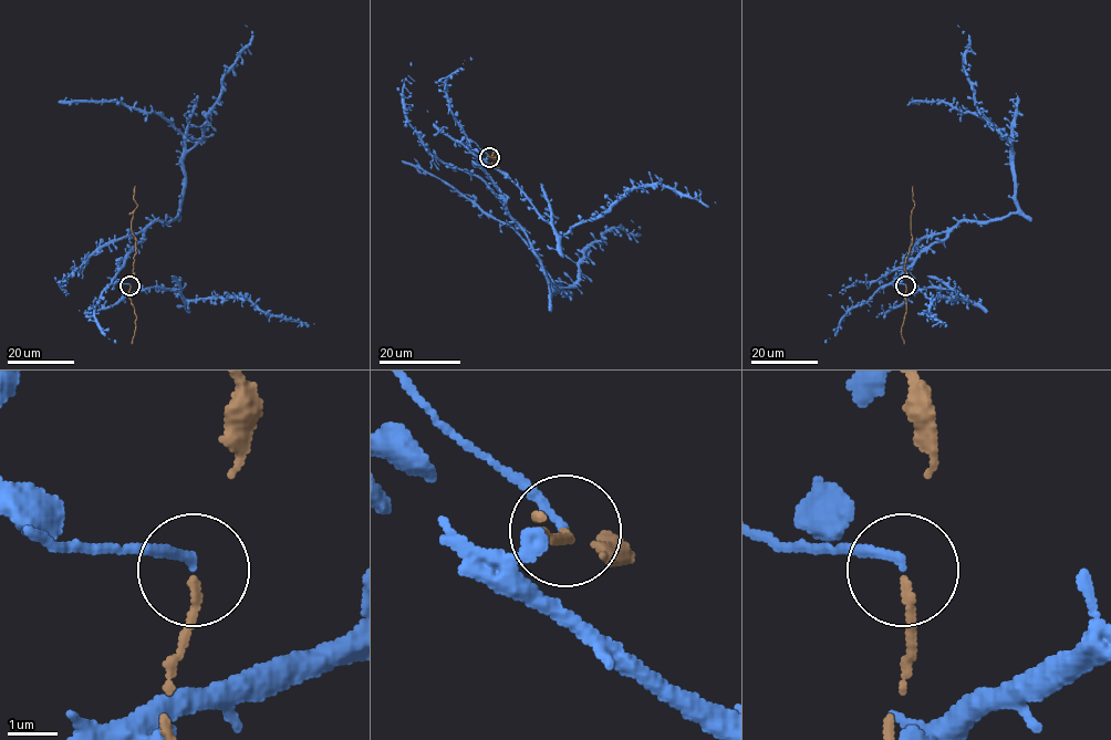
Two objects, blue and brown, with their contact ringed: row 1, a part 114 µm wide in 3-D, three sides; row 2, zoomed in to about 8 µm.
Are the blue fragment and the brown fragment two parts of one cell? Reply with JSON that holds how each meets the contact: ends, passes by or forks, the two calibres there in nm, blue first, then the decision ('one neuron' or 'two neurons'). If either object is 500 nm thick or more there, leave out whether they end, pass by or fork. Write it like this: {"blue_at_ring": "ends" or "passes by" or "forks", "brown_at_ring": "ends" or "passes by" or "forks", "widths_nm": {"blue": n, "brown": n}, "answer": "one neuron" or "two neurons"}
{"blue_at_ring": "ends", "brown_at_ring": "ends", "widths_nm": {"blue": 170, "brown": 150}, "answer": "two neurons"}

